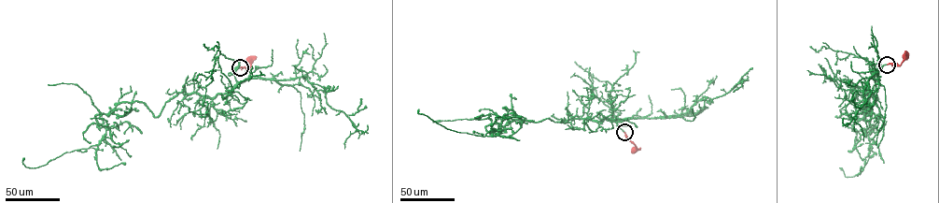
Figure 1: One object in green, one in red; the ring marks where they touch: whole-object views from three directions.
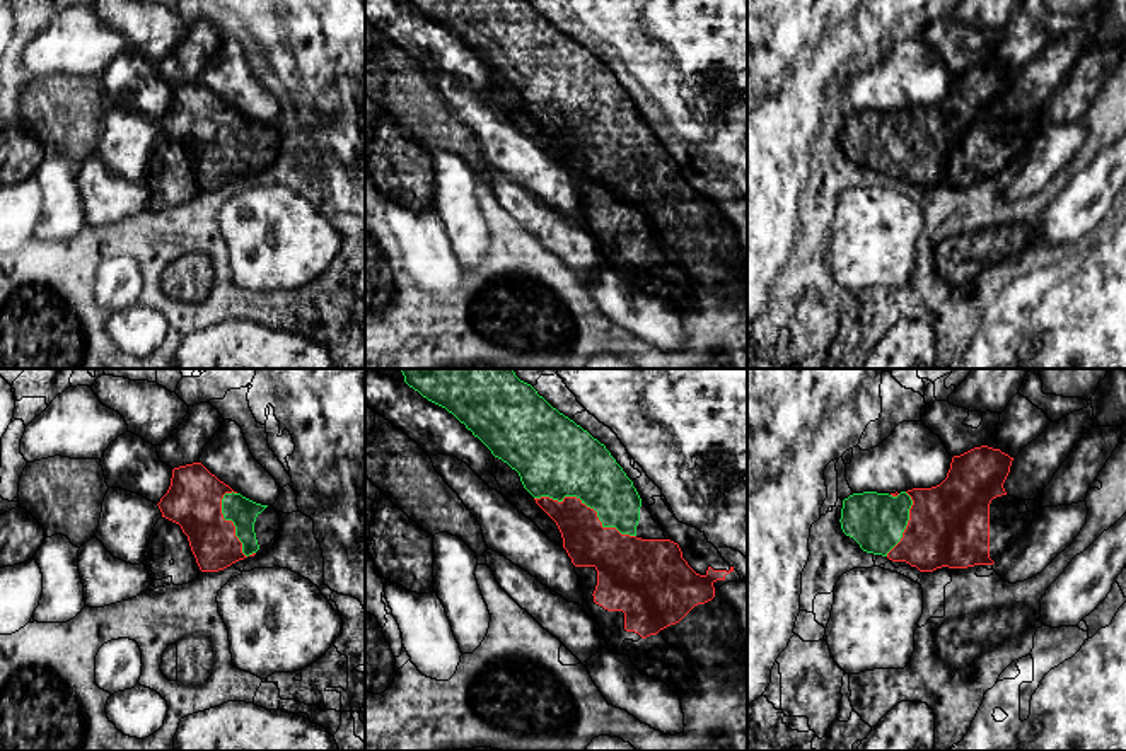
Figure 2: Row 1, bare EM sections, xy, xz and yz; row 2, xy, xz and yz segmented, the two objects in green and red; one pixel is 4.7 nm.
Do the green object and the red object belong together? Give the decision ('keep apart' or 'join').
join

